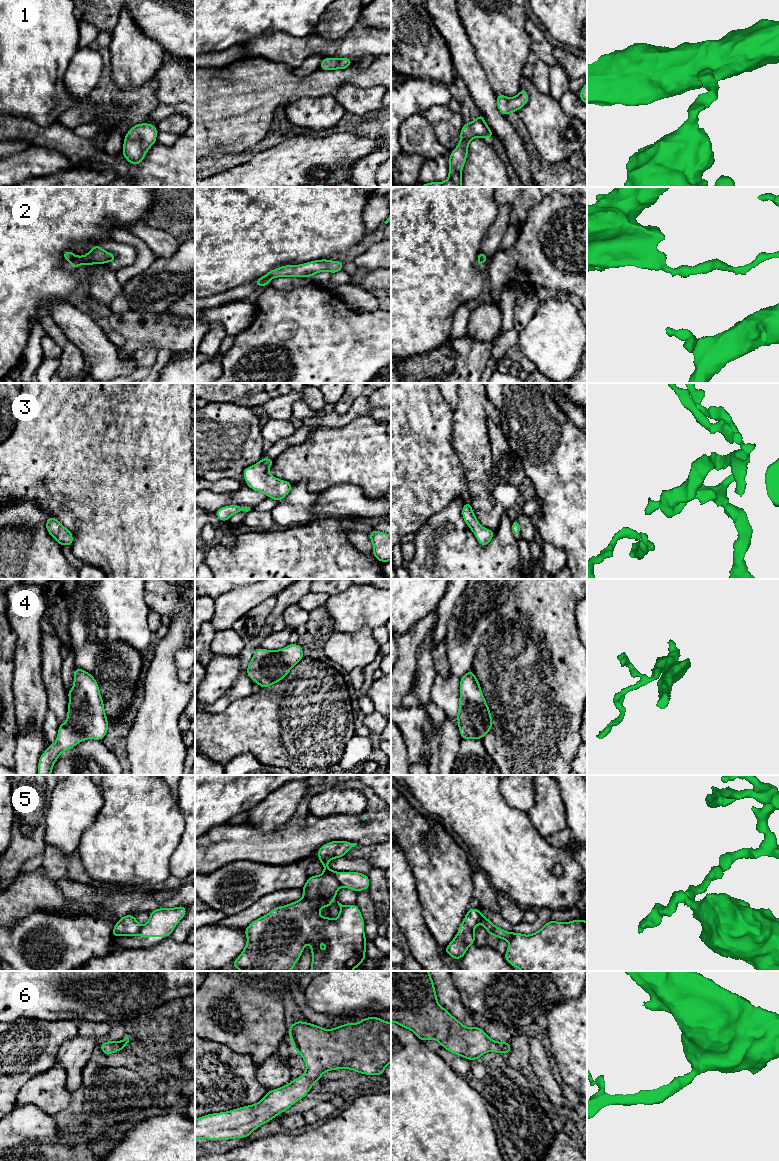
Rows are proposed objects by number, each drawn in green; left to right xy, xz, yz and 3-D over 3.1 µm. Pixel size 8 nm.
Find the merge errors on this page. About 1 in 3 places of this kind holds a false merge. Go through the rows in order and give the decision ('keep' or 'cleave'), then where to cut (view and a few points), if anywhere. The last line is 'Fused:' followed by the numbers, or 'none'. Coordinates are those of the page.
1: keep; no cut
2: cleave; cut in xy along (75, 256), (69, 261)
3: keep; no cut
4: keep; no cut
5: cleave; cut in xz along (334, 872), (334, 878), (340, 885)
6: keep; no cut
Fused: 2, 5

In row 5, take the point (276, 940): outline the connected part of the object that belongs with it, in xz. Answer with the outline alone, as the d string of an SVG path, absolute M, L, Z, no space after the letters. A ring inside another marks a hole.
M331 841L323 845L317 854L324 872L308 877L300 900L277 907L248 925L244 931L248 939L246 946L233 962L233 967L241 971L291 971L301 957L306 943L311 945L313 956L310 971L352 971L359 967L366 959L367 940L364 920L357 905L342 905L337 901L340 914L335 920L329 915L326 918L320 916L320 908L324 906L329 909L340 887L334 877L335 872L327 867L327 863L344 857L356 845L348 841Z

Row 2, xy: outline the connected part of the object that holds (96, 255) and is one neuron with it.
M94 245L93 248L84 256L75 256L69 261L75 270L79 265L89 266L91 264L105 264L107 262L115 262L114 254L103 250L100 246Z

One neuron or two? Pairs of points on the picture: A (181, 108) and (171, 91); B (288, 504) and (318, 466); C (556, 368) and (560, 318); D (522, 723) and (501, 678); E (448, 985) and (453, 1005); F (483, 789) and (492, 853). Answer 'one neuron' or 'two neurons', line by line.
A: two neurons
B: two neurons
C: one neuron
D: one neuron
E: one neuron
F: one neuron

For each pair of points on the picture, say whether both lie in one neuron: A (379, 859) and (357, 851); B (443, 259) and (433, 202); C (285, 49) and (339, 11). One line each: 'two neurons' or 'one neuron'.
A: one neuron
B: one neuron
C: two neurons

